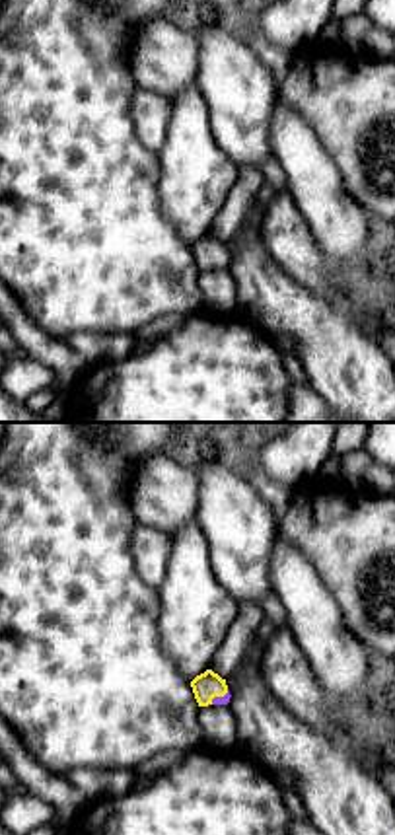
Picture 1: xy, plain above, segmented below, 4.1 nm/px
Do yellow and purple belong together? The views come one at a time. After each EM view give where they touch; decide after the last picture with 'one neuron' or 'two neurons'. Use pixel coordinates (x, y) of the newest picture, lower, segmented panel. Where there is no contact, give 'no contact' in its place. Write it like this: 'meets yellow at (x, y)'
meets yellow at (218, 695)

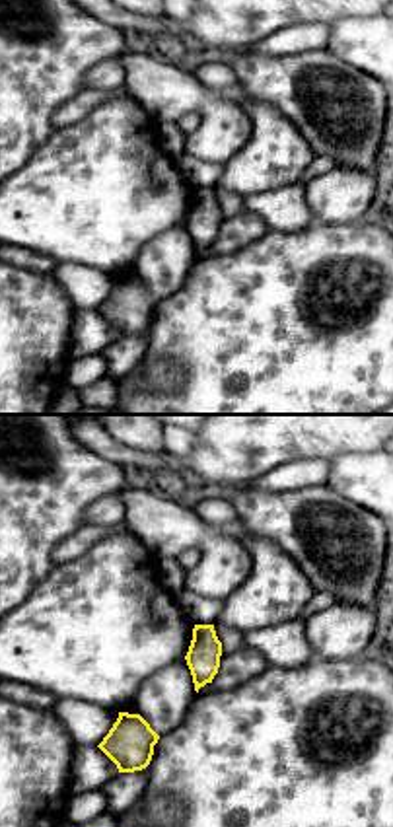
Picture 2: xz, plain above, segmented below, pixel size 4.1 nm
no contact

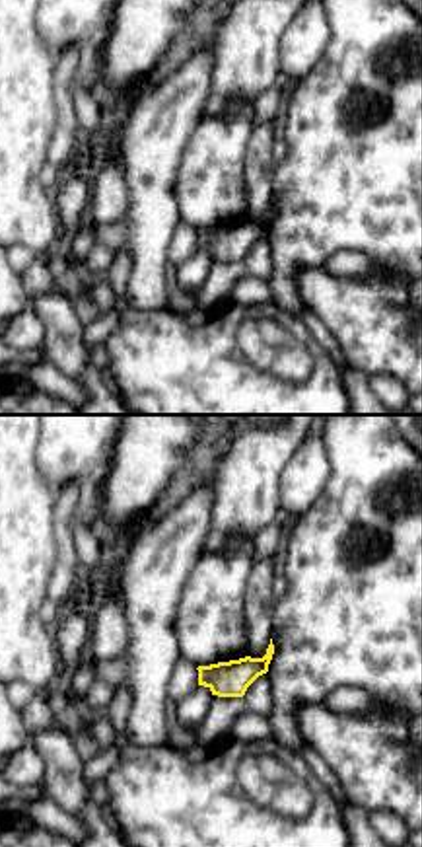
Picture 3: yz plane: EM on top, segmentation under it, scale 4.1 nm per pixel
no contact

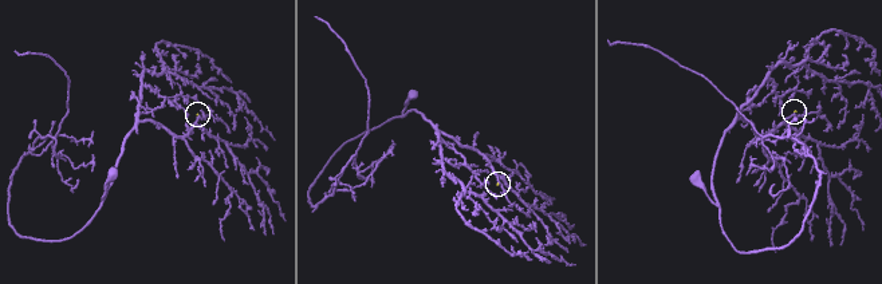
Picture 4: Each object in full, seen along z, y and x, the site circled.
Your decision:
one neuron

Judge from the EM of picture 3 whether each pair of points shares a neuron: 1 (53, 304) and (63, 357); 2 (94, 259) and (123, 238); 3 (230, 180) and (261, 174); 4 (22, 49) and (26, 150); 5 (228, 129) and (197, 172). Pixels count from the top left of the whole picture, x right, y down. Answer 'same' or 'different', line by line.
1: same
2: different
3: different
4: same
5: same

